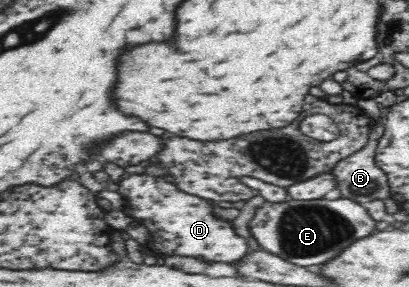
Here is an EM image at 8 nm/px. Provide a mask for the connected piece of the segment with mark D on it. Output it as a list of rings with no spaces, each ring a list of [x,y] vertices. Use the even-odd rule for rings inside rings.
[[[131,174],[128,178],[118,182],[117,192],[122,195],[124,212],[131,216],[134,223],[145,226],[152,235],[157,235],[153,241],[159,243],[155,245],[161,255],[187,255],[187,257],[195,257],[201,261],[223,261],[223,263],[233,263],[239,261],[247,255],[247,241],[243,237],[239,237],[231,223],[221,220],[214,213],[215,203],[206,199],[201,199],[195,195],[187,195],[183,191],[179,191],[173,183],[165,183],[165,181],[157,181],[155,177],[149,177],[147,174]]]

